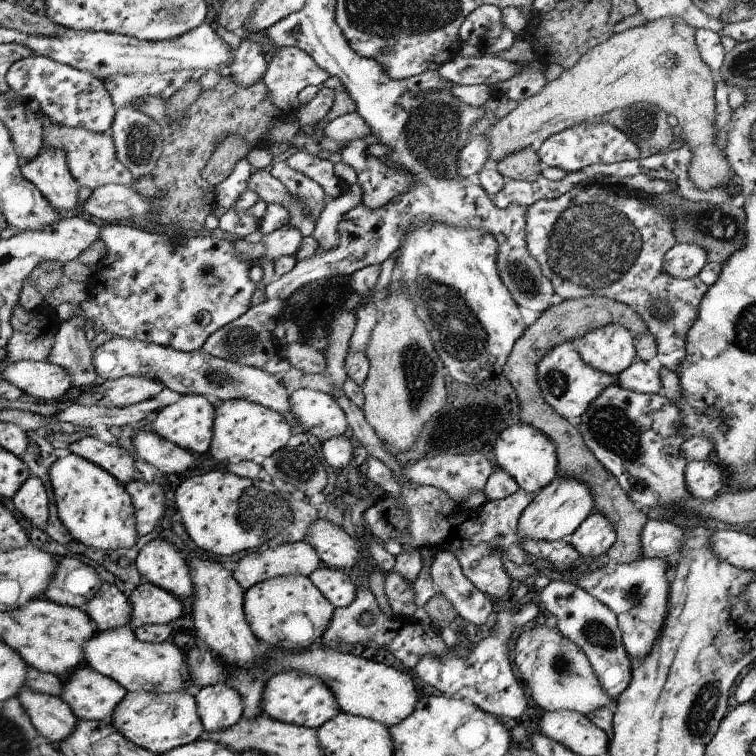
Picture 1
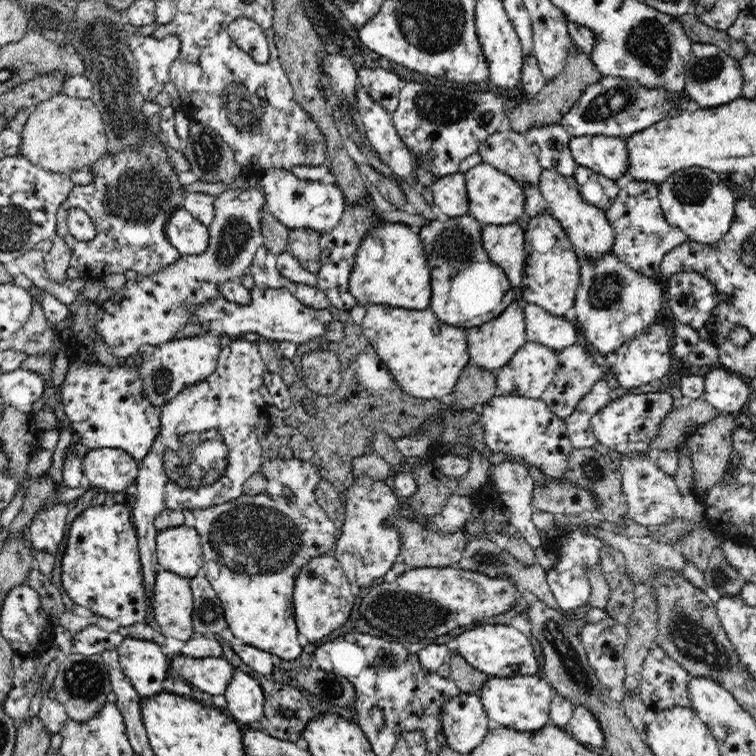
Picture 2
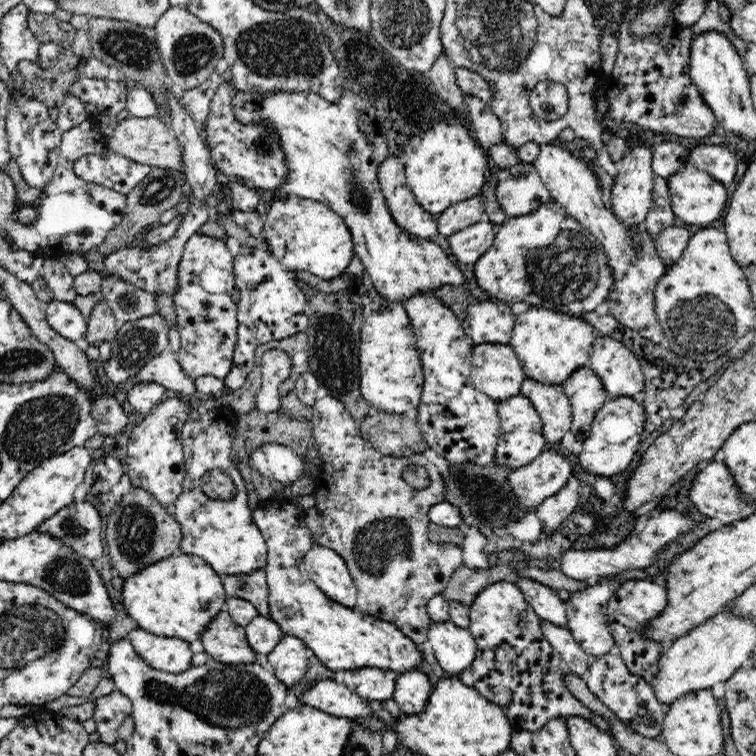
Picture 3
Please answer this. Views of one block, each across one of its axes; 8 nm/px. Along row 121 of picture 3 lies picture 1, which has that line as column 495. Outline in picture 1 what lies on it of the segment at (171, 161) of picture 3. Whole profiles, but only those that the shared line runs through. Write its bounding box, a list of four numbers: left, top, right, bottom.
[484,17,733,194]

